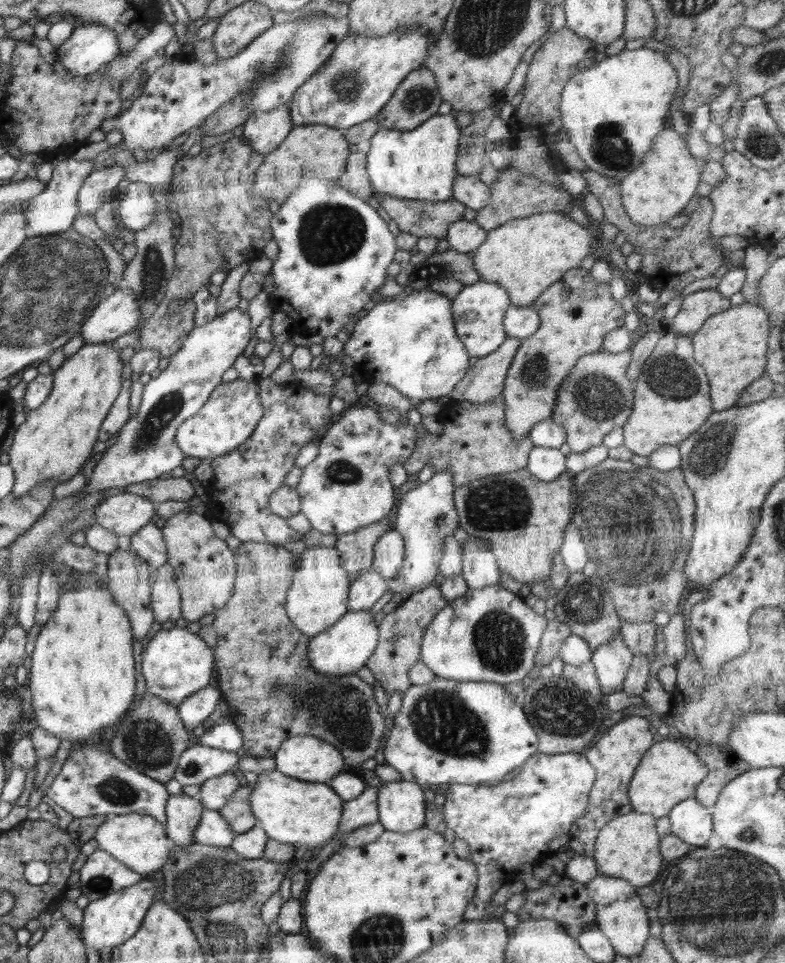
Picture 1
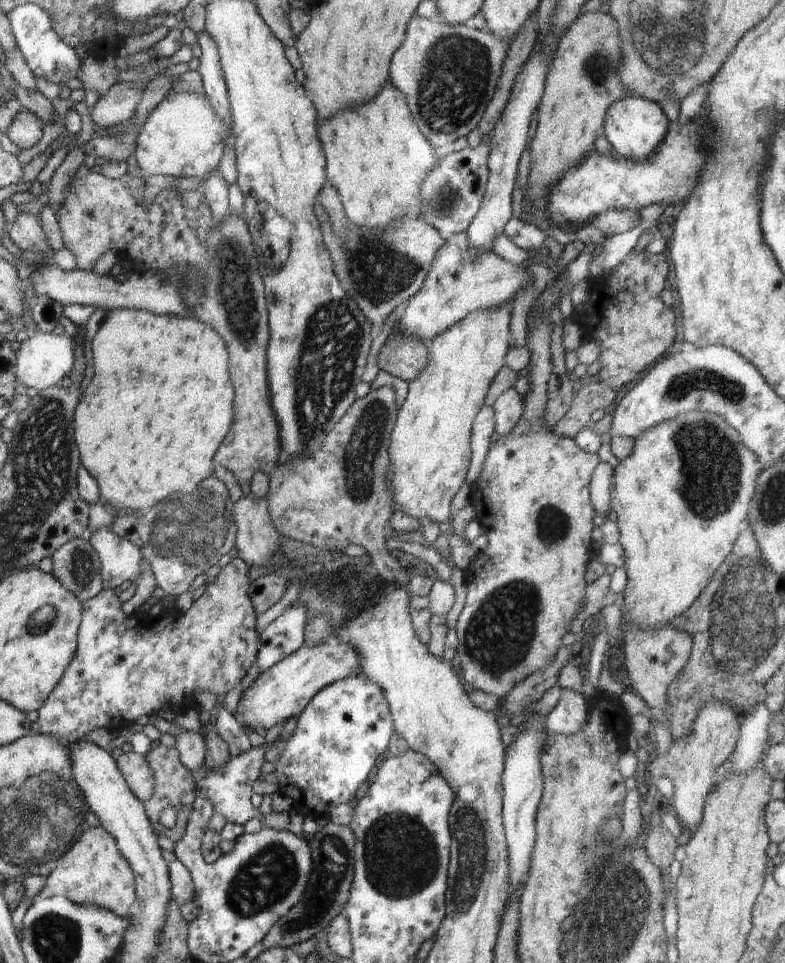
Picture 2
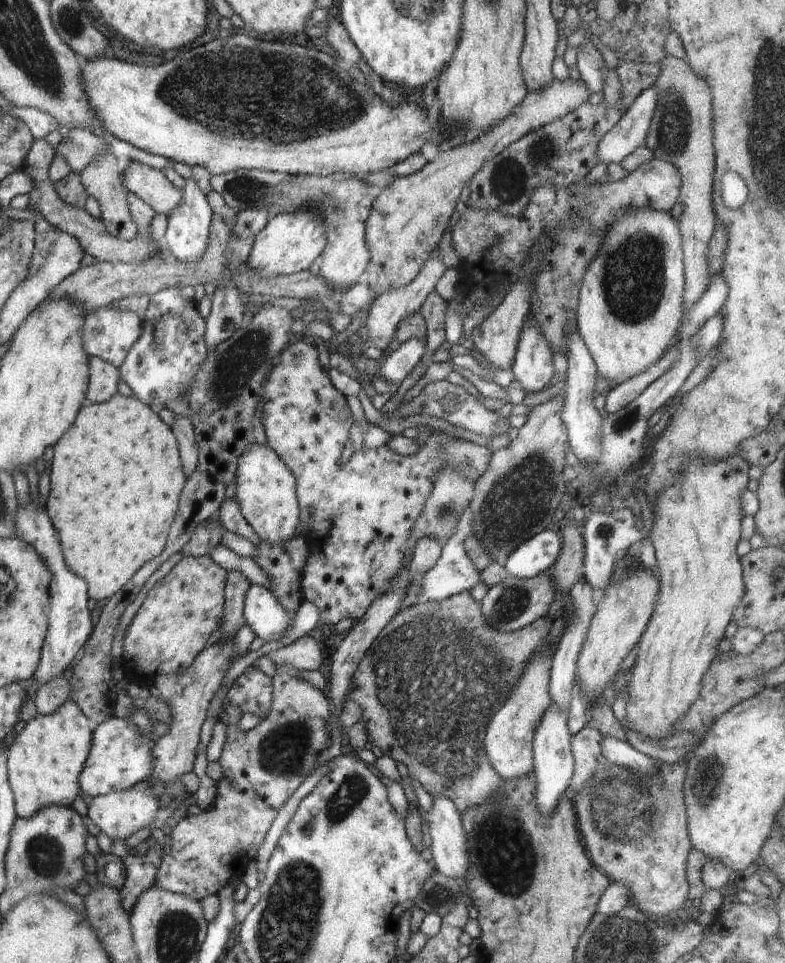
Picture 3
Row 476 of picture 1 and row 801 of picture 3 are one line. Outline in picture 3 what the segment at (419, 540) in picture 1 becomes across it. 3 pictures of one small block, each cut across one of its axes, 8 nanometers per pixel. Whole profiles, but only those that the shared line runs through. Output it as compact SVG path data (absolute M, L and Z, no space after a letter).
M434 796L432 808L423 820L427 821L425 827L427 845L430 847L432 857L434 857L433 862L437 871L457 882L466 882L468 866L470 866L470 854L468 854L468 842L466 842L466 832L462 827L462 818L454 802L446 796Z

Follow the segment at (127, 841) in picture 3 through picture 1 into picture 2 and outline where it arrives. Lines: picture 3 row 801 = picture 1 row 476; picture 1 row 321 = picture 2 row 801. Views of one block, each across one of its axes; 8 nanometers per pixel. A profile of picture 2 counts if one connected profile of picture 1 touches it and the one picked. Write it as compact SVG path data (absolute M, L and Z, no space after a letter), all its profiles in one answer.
M260 746L251 747L246 752L240 752L238 756L230 756L224 766L218 766L218 770L210 770L203 765L200 770L192 772L197 790L206 794L206 798L212 802L214 812L222 814L226 822L243 826L247 820L260 818L261 813L254 808L251 796L252 784L261 775L262 766L265 763L265 752Z

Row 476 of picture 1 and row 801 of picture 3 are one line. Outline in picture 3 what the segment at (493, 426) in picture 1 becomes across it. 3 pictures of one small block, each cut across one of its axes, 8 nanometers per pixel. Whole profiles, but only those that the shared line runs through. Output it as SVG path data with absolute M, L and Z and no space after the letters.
M468 590L440 601L412 604L386 624L360 660L348 686L345 708L361 709L360 721L366 726L369 747L377 748L396 763L403 763L408 776L420 782L433 798L450 798L461 816L506 786L486 756L484 738L492 716L512 694L528 662L548 641L552 621L553 615L549 615L514 632L482 632L480 603Z

